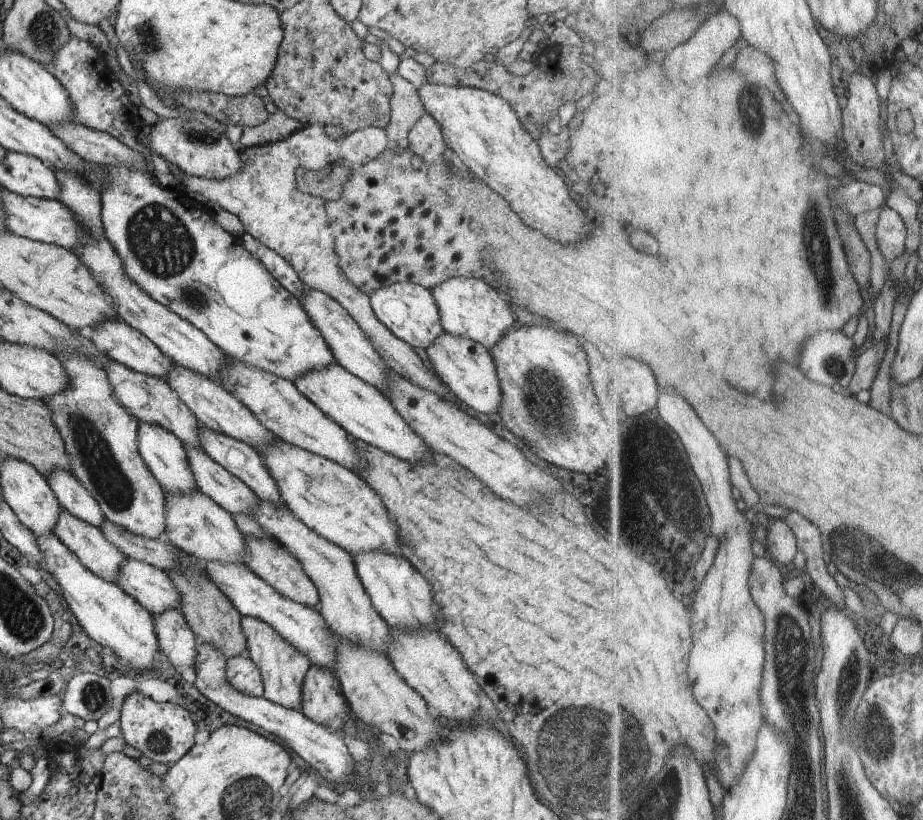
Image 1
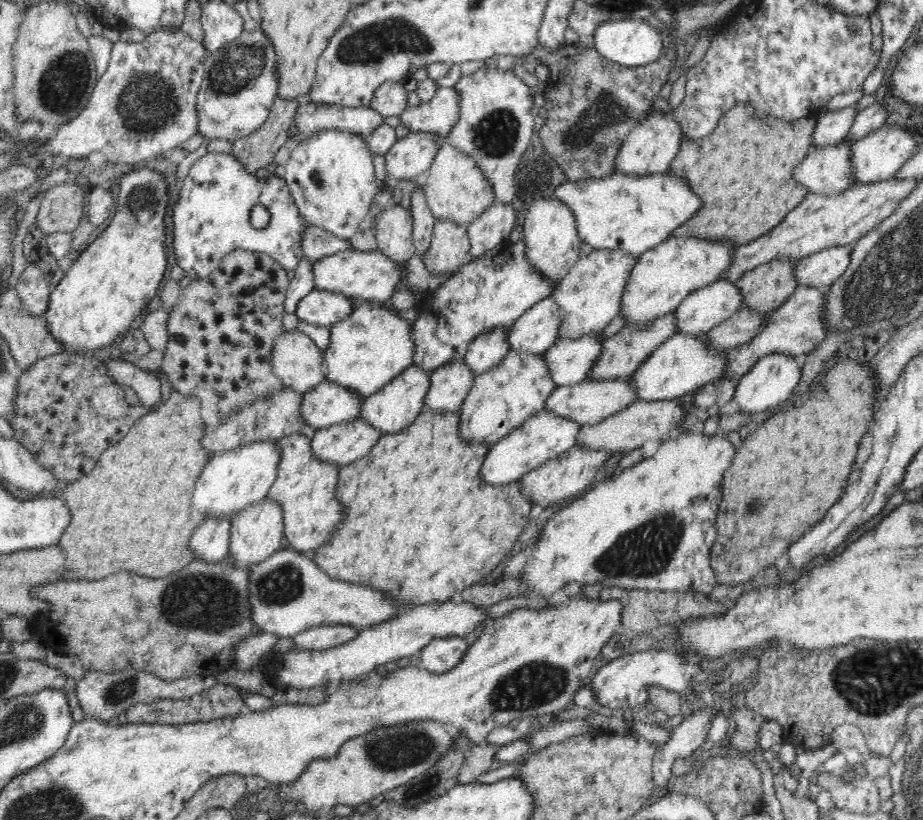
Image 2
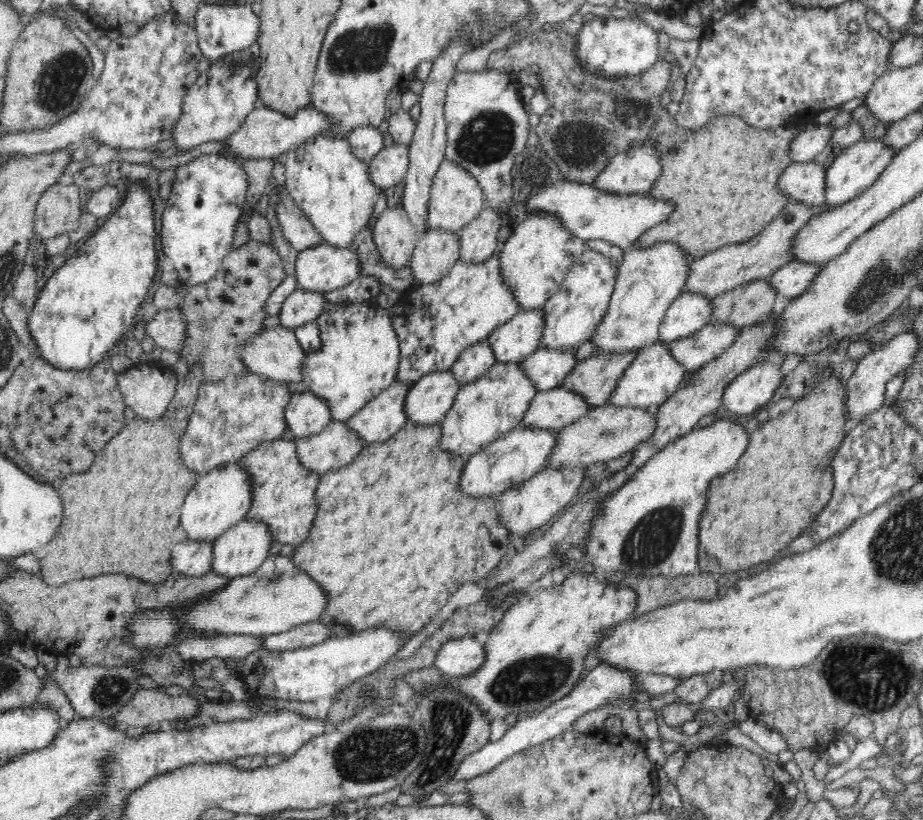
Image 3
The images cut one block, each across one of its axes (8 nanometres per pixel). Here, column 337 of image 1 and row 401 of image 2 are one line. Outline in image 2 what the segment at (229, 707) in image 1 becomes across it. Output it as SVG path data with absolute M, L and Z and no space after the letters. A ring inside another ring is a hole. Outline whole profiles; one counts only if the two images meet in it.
M781 352L774 353L760 358L760 361L754 364L736 385L733 399L740 406L740 412L744 411L754 415L768 410L768 408L788 400L790 393L796 388L801 377L801 368L796 365L794 357L784 355Z

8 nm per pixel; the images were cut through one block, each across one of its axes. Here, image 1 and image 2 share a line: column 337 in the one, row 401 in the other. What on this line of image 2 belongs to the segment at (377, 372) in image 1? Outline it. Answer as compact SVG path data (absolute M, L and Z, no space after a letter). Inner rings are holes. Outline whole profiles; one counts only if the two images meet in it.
M324 380L324 382L317 384L314 388L301 395L303 401L299 411L305 424L312 426L312 428L321 429L344 421L360 419L359 412L364 398L360 398L357 392L353 390L348 390L343 386Z

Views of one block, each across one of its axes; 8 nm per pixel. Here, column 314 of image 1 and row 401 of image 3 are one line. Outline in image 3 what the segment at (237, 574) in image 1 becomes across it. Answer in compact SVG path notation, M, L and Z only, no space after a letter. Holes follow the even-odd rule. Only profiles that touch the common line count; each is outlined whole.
M658 340L637 352L637 358L620 376L616 388L612 390L608 403L621 407L636 407L647 410L657 409L665 400L680 389L680 382L688 371L666 349L664 342Z

